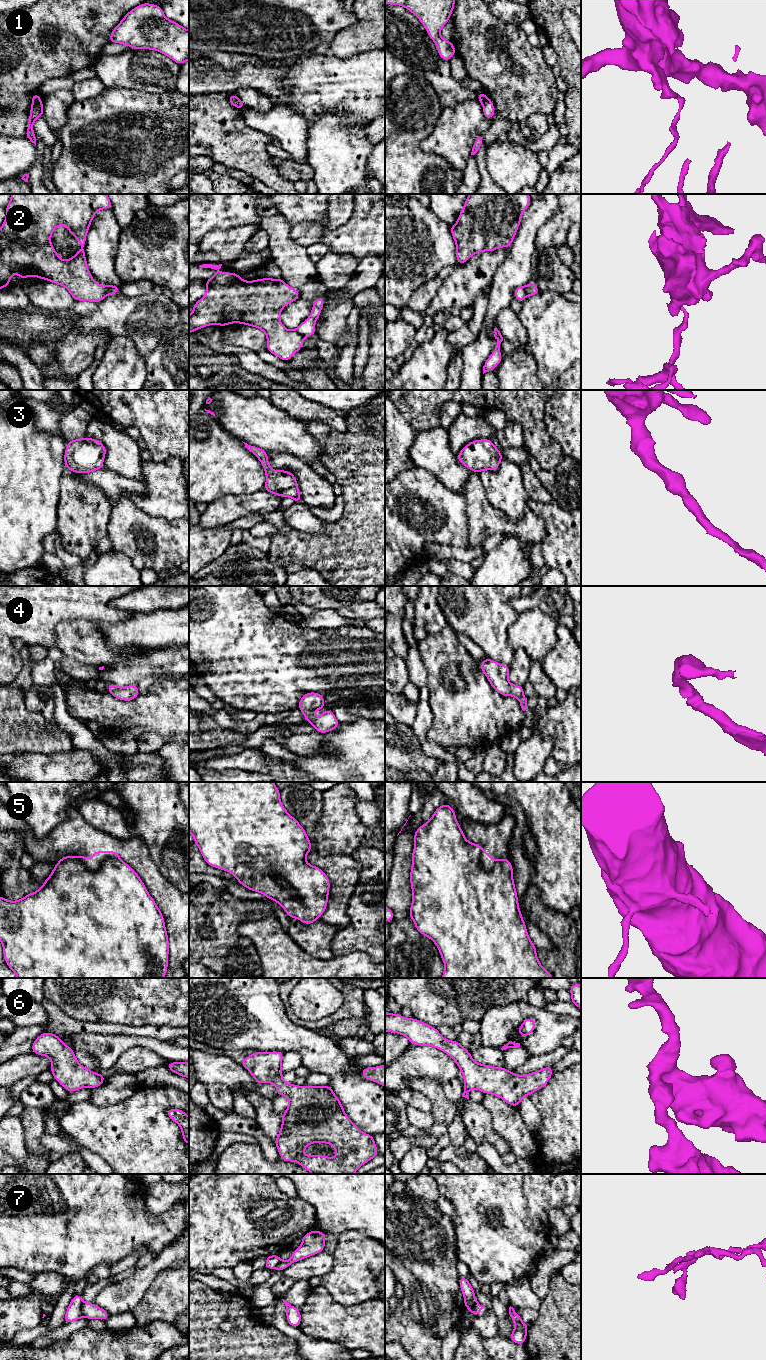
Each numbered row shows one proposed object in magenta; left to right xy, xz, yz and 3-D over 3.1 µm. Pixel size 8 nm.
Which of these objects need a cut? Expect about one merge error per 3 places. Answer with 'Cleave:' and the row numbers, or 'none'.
Cleave: 1, 2, 5, 7

